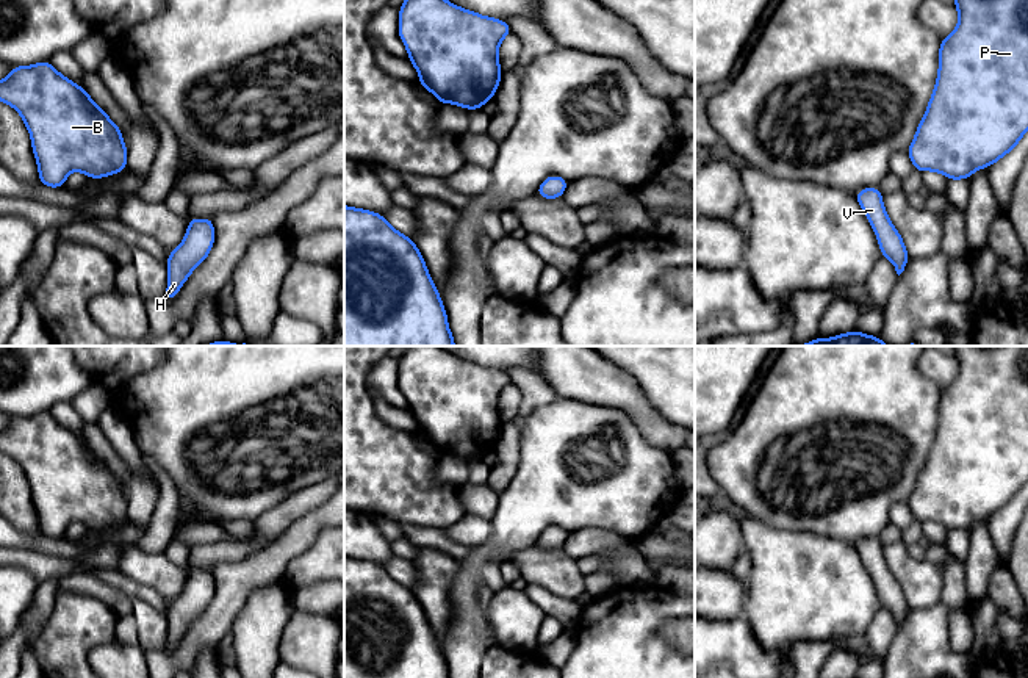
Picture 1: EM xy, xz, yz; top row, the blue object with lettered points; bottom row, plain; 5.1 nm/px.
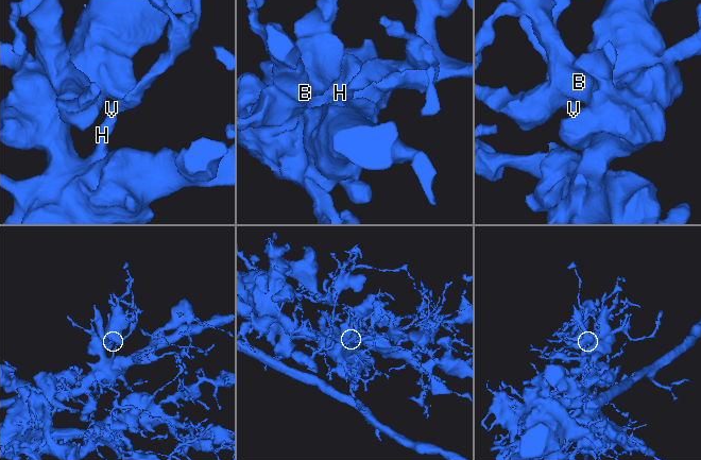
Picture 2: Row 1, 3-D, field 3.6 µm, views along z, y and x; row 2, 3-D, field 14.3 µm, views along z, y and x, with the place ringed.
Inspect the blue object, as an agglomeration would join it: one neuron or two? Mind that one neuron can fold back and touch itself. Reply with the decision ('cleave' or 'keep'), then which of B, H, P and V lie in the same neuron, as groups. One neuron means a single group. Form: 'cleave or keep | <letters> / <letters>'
keep | B H P V

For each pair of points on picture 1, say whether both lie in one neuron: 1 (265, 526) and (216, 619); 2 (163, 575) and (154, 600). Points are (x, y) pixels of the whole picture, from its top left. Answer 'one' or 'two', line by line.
1: two
2: two

